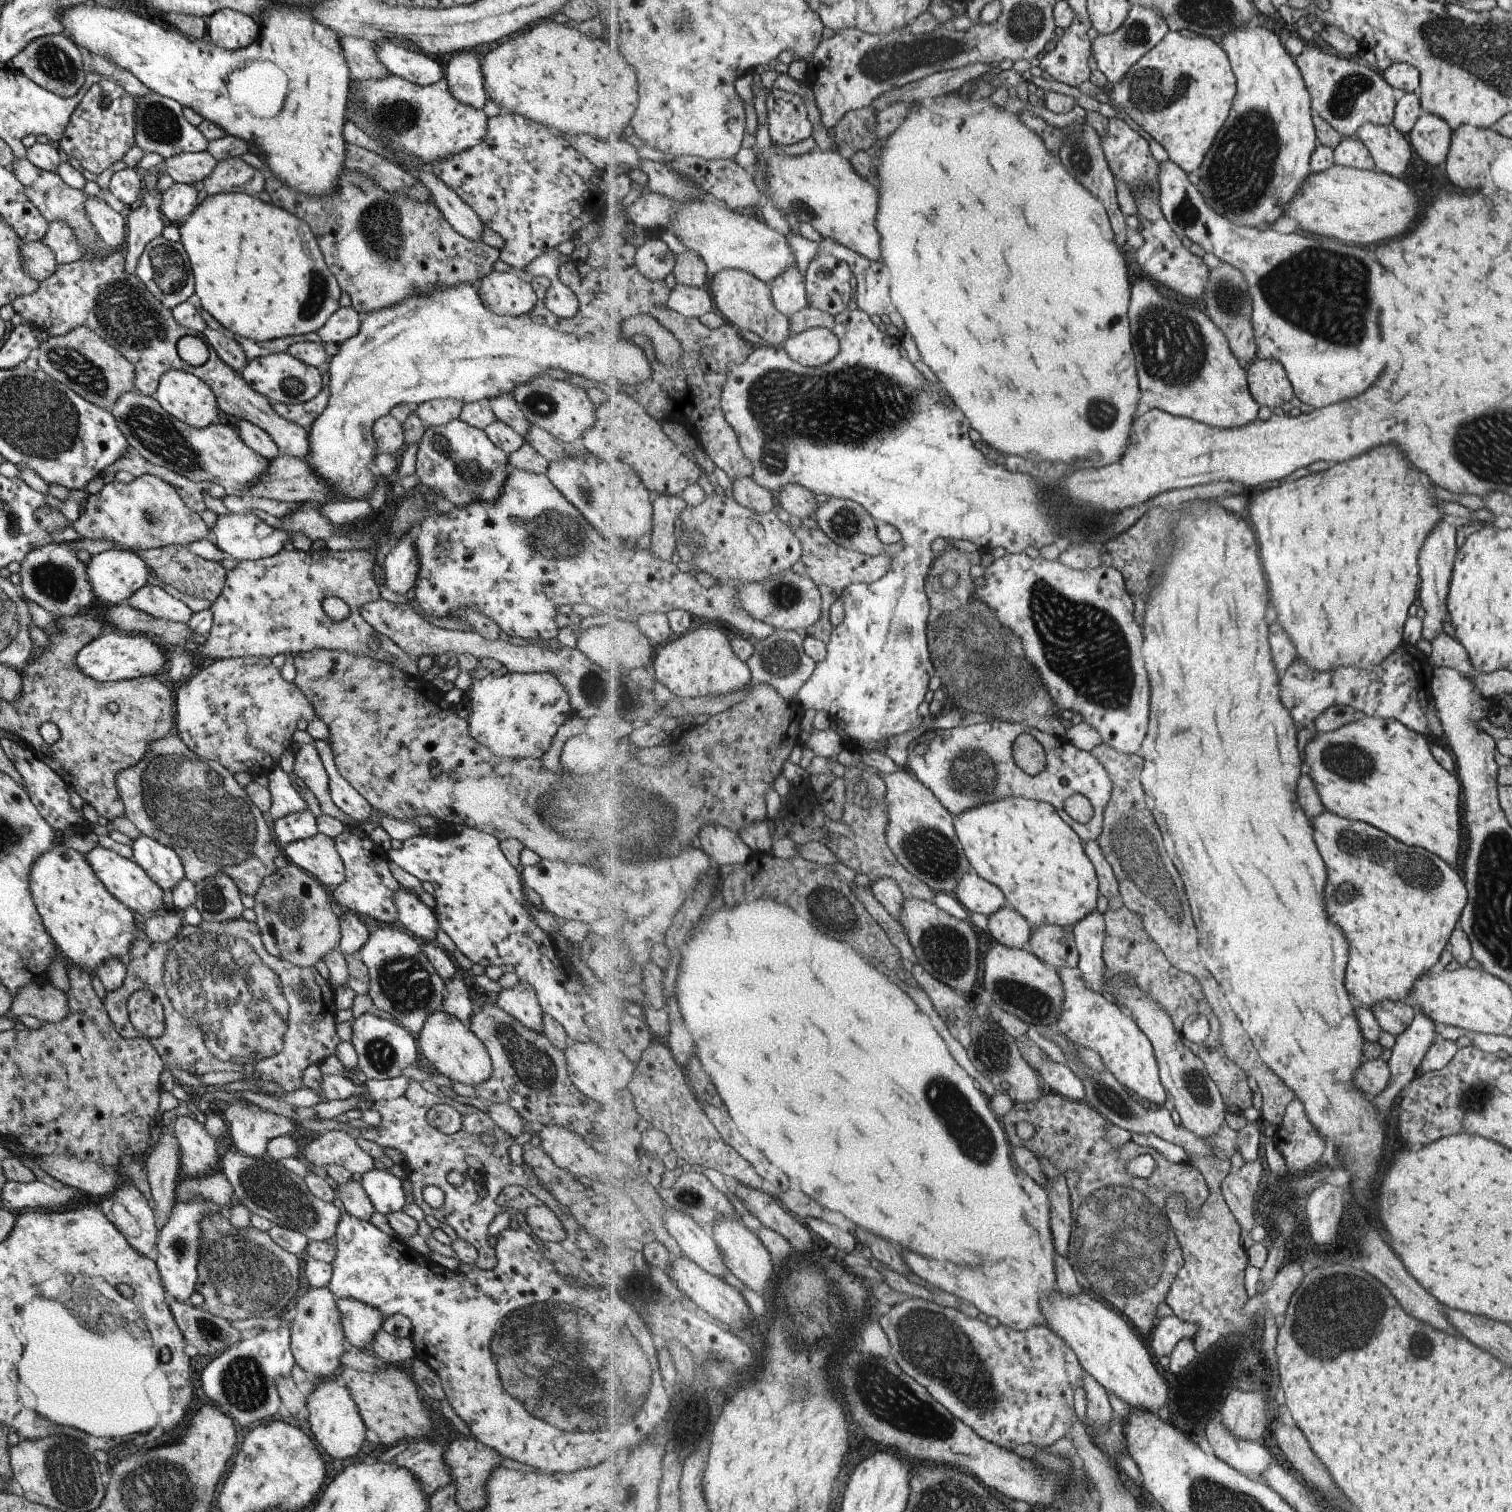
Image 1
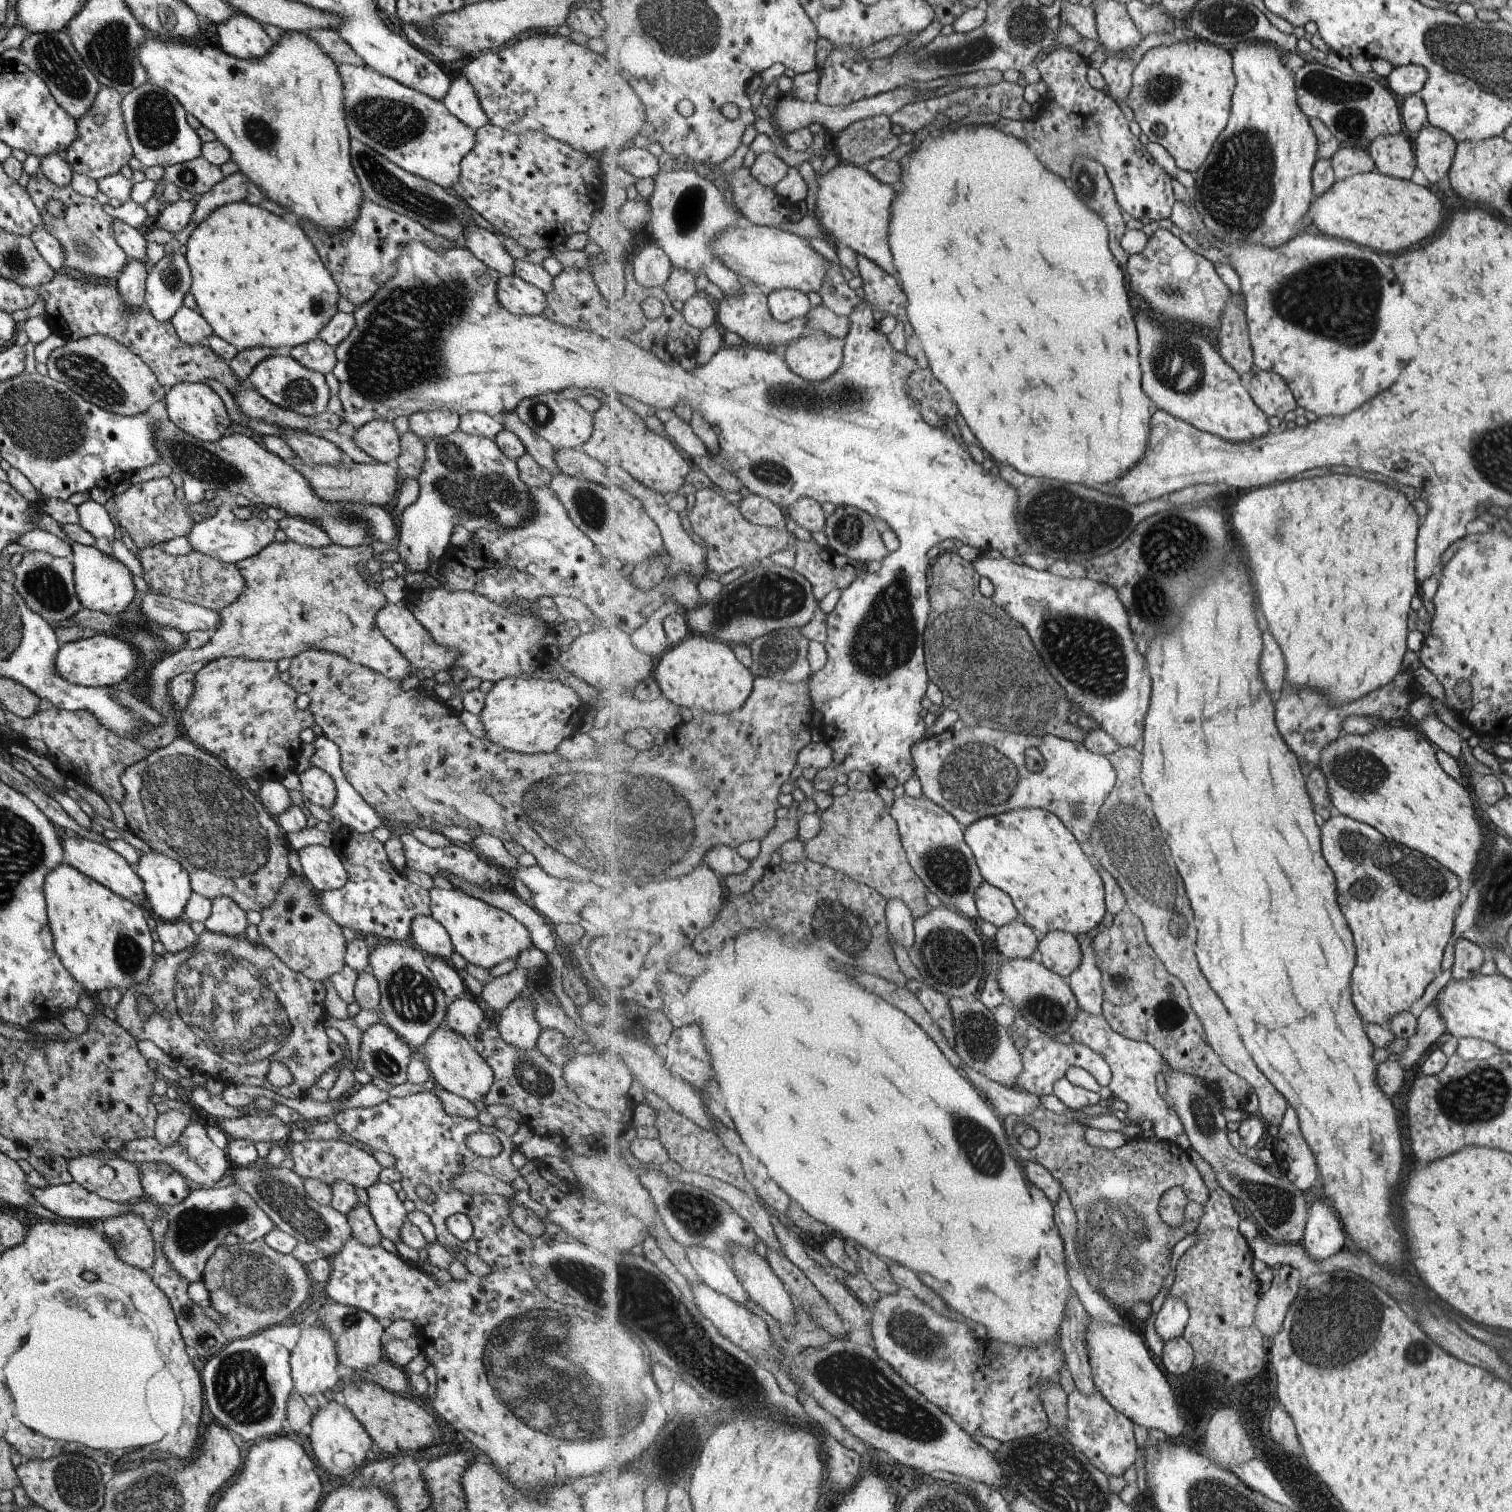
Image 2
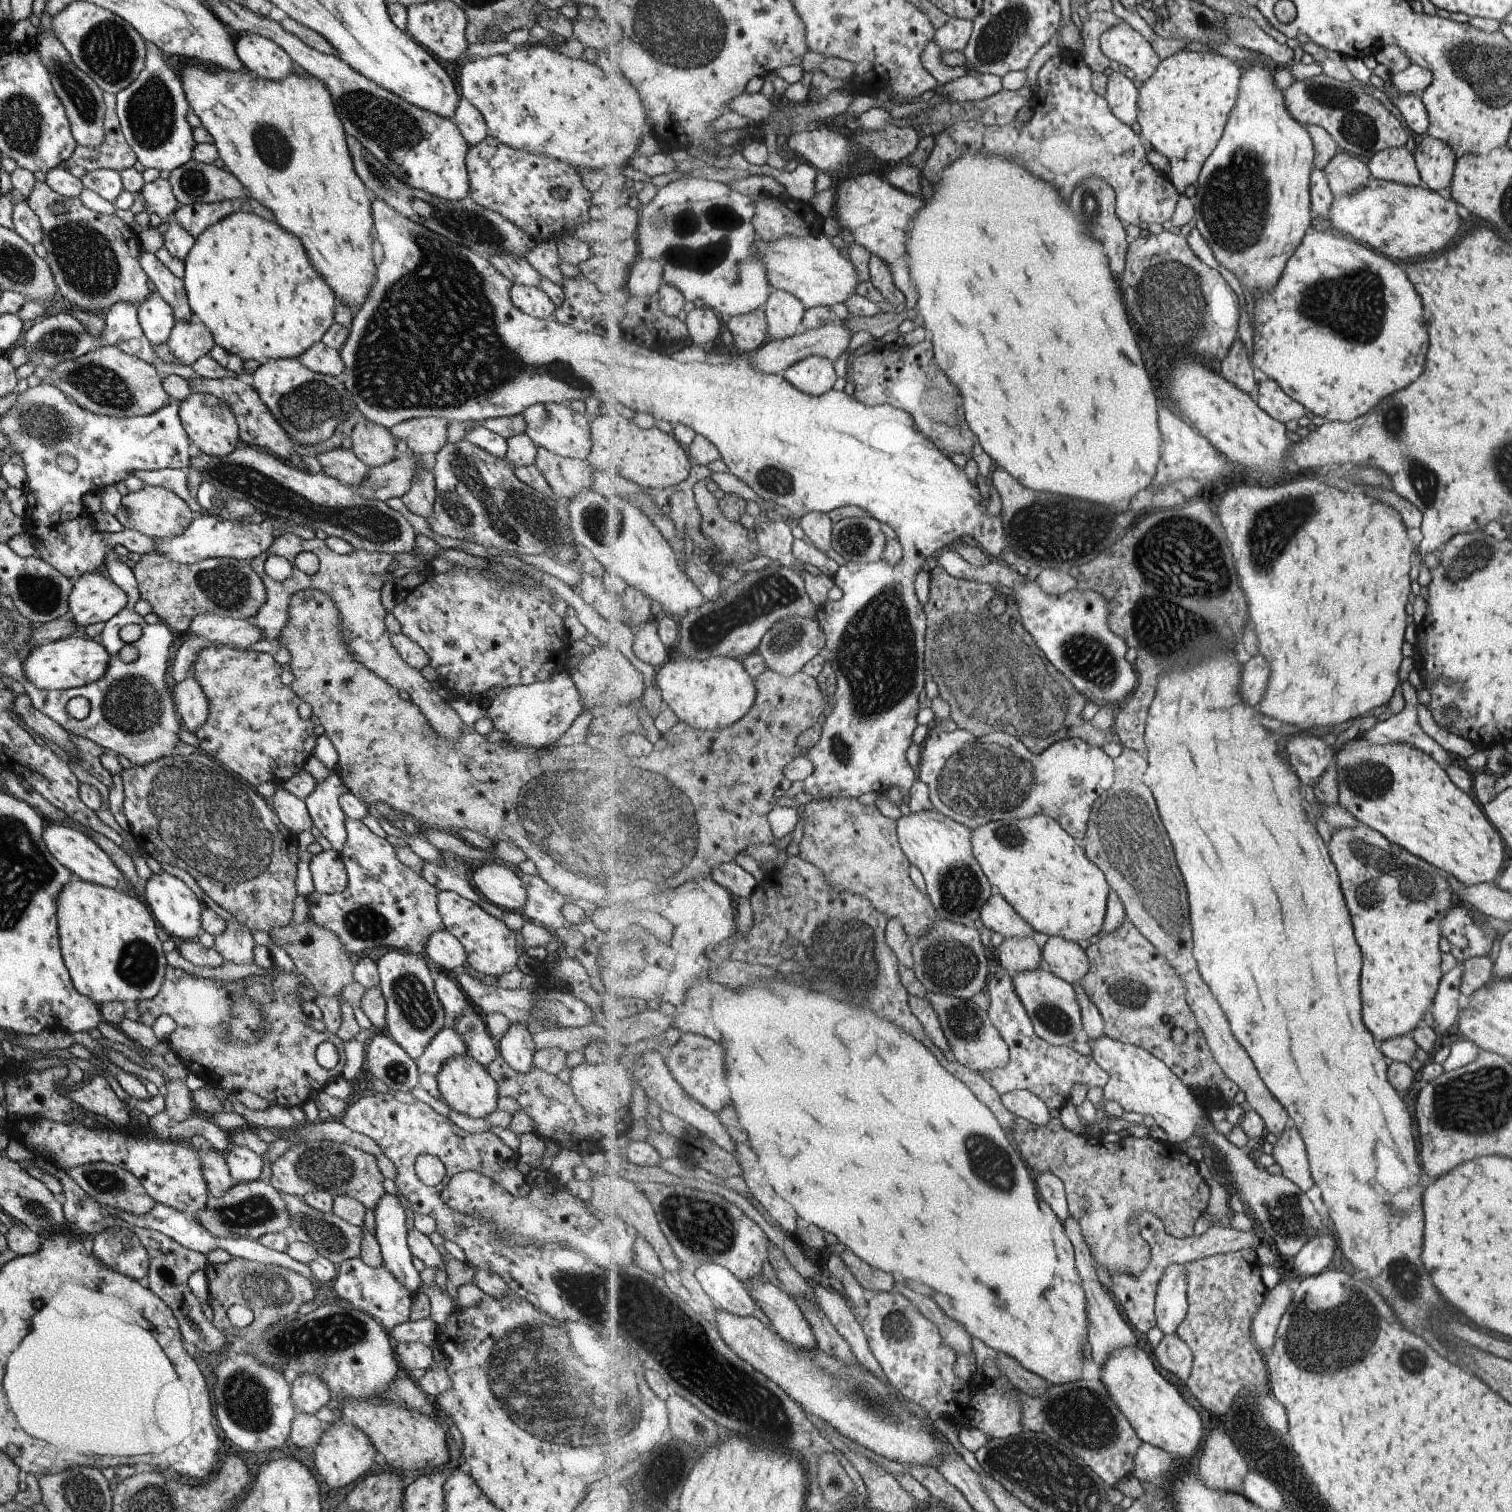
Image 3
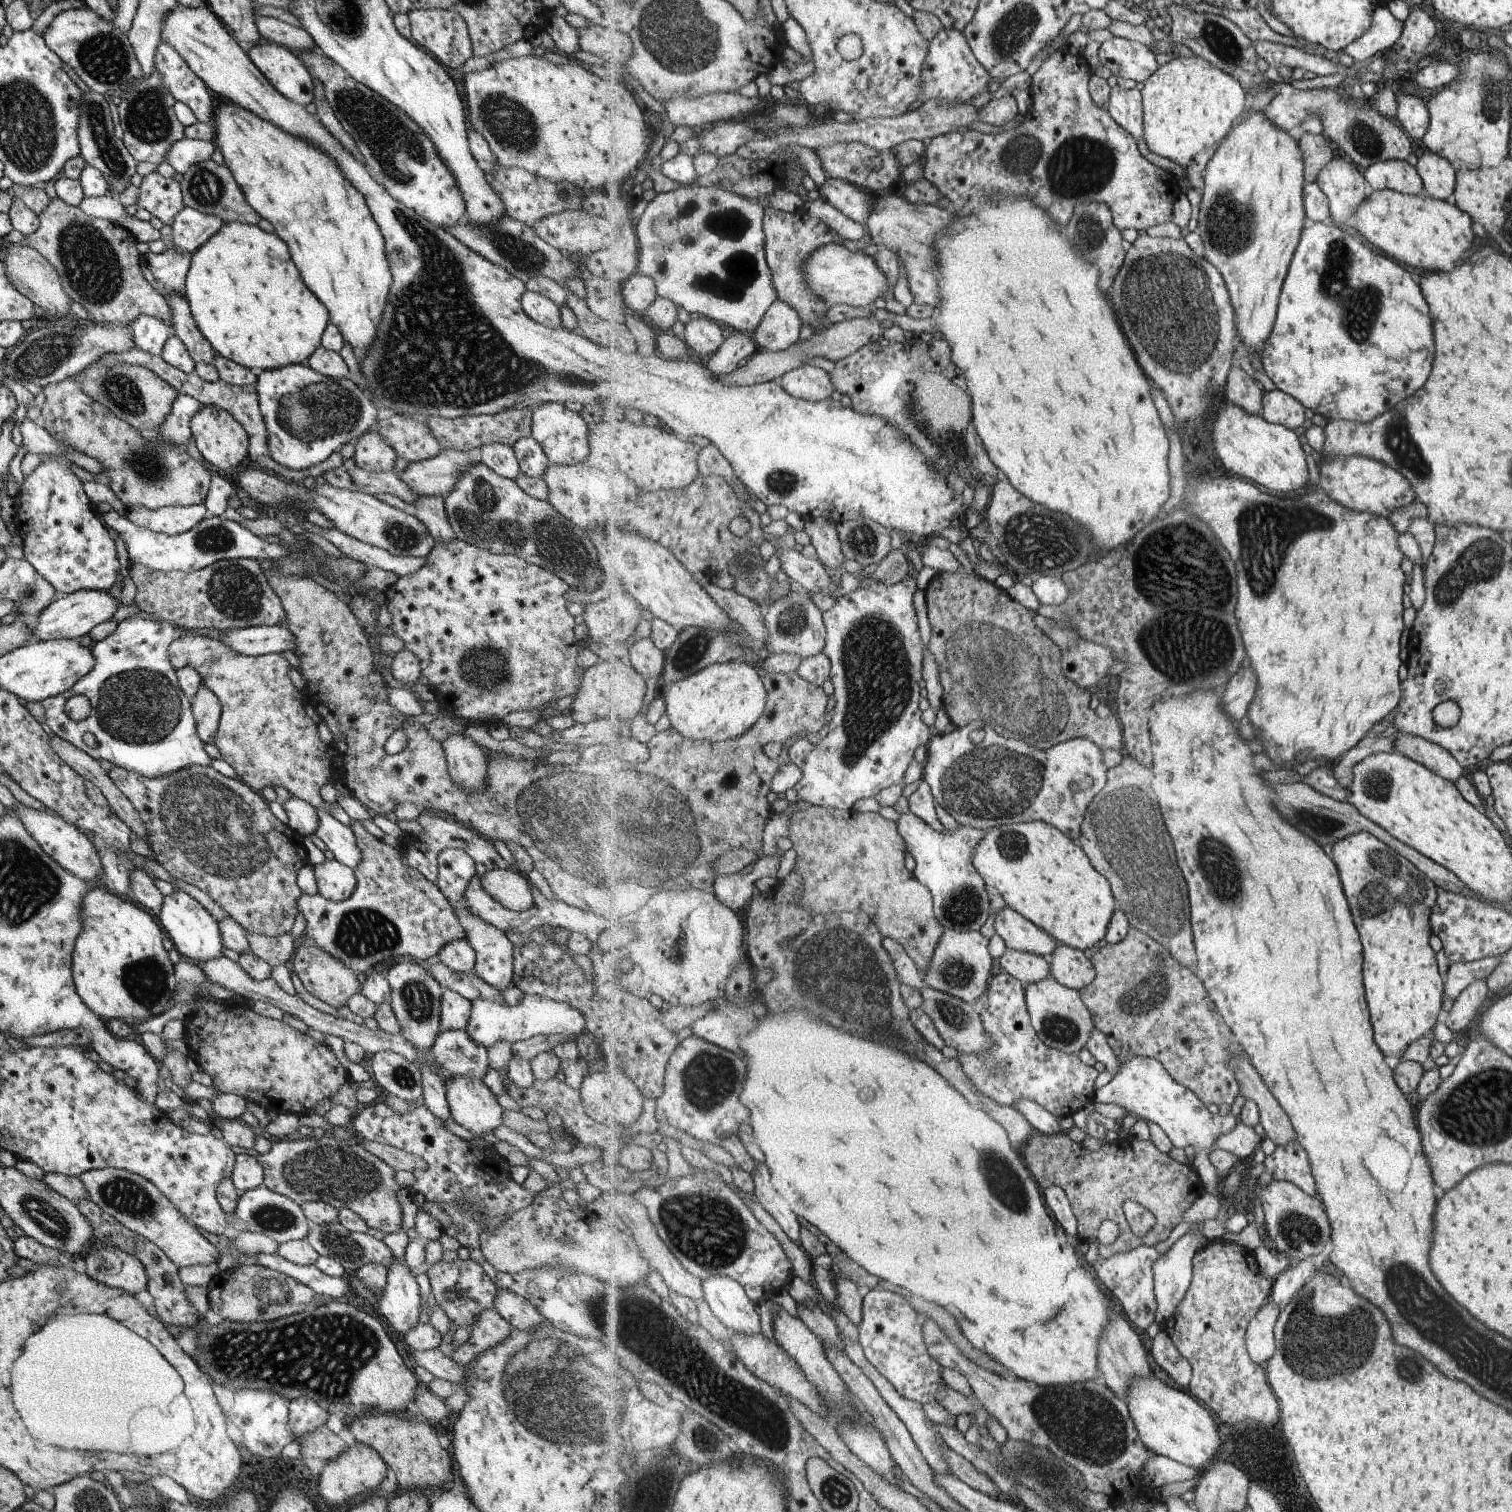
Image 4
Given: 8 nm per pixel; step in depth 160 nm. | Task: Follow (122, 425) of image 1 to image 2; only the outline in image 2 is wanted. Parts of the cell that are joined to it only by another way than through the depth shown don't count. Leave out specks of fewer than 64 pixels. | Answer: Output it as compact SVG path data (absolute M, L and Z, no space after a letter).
M155 419L152 426L152 445L158 460L165 462L172 472L182 480L183 498L186 502L200 502L211 491L229 490L241 502L248 503L256 510L266 507L283 509L286 515L307 519L326 532L331 544L340 547L369 545L372 542L385 542L395 550L399 530L389 519L387 508L367 503L330 503L322 501L302 477L287 461L271 454L251 436L229 431L218 441L207 442L194 439L183 432L169 419Z

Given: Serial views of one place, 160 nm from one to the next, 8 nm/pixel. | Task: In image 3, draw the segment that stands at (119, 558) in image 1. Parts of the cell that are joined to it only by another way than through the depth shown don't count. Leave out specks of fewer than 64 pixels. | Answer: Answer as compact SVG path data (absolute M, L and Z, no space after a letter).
M85 572L72 584L67 600L67 617L78 632L89 624L106 623L126 604L126 596L99 572Z

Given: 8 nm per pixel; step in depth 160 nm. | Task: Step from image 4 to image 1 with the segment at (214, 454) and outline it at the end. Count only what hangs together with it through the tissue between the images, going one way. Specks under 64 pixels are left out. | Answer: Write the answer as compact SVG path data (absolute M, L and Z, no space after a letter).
M169 370L159 376L159 384L155 388L153 399L169 414L179 422L191 426L191 428L205 428L217 421L217 404L213 392L207 384L198 380L193 374L181 370Z

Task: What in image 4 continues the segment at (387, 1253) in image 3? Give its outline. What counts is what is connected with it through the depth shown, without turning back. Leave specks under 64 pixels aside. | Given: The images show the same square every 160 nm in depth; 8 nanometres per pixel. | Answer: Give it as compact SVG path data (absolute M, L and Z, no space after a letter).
M393 1257L389 1266L377 1311L397 1333L405 1336L415 1324L419 1324L421 1297L415 1274L405 1264Z

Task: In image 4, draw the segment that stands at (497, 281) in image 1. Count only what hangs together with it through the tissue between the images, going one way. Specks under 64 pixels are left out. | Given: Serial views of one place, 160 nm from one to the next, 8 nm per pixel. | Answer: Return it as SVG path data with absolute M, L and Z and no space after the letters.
M525 291L521 294L521 310L534 322L545 328L559 328L562 326L559 308L545 298L533 291Z

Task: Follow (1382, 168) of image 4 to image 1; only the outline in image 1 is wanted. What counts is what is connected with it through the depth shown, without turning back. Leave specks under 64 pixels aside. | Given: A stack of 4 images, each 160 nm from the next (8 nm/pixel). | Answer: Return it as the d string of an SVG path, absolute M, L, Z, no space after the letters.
M1366 124L1358 132L1358 138L1367 145L1376 166L1383 172L1399 176L1407 170L1413 156L1413 146L1395 124Z

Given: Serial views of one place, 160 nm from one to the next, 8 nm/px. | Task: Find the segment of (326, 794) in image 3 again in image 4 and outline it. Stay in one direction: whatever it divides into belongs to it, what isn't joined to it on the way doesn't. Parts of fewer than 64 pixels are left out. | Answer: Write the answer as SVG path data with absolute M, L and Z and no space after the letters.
M325 808L316 810L318 817L317 830L311 835L315 835L327 847L327 850L333 855L333 859L339 864L355 870L359 866L361 850L357 848L355 836L347 827L343 826L325 812Z

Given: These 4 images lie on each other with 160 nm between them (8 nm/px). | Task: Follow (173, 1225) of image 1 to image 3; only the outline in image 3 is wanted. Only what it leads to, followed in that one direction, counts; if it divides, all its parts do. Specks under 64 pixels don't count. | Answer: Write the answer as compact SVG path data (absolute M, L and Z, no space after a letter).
M258 1180L235 1183L221 1198L209 1195L205 1210L192 1216L203 1230L215 1238L236 1237L255 1241L268 1233L283 1234L283 1230L291 1226L285 1202L281 1200L279 1192L268 1182Z

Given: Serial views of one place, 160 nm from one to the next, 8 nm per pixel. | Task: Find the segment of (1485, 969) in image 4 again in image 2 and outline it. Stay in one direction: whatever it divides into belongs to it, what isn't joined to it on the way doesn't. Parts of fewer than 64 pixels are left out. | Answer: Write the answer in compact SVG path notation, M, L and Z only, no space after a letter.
M1432 1002L1418 1017L1416 1035L1408 1040L1406 1051L1399 1055L1401 1066L1411 1070L1447 1031L1438 1003Z

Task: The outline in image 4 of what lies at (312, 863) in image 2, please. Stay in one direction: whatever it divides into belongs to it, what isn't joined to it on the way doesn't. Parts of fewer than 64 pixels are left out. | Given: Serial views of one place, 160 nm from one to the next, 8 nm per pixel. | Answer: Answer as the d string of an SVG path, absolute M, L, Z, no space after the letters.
M326 860L314 868L317 894L332 902L343 902L351 896L357 880L353 870L333 860Z

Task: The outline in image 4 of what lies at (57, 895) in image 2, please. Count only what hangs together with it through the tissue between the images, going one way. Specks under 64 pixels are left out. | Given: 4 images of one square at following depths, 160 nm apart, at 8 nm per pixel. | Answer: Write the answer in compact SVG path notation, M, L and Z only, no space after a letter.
M91 885L81 900L81 932L71 954L74 990L88 1010L104 1022L157 1016L171 1006L175 992L173 965L162 946L159 926L134 901Z

